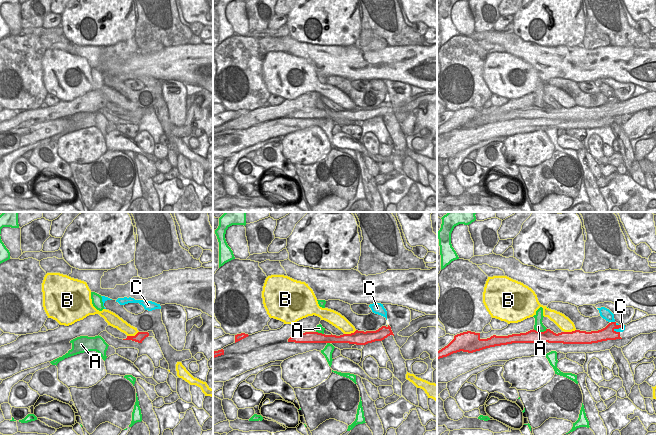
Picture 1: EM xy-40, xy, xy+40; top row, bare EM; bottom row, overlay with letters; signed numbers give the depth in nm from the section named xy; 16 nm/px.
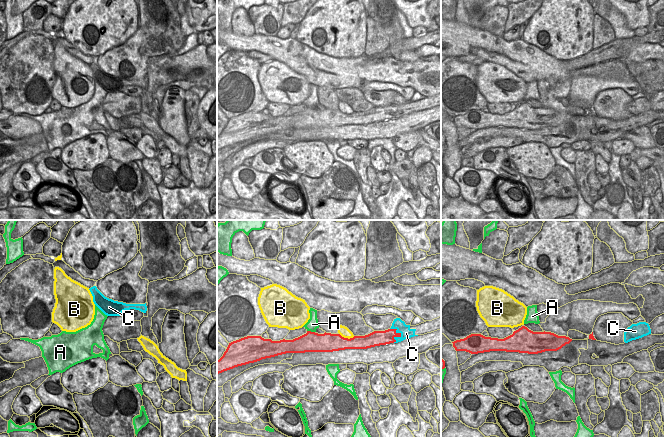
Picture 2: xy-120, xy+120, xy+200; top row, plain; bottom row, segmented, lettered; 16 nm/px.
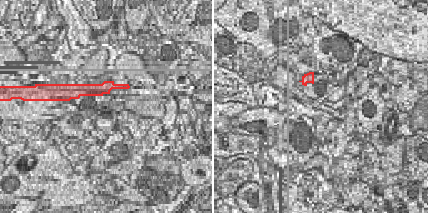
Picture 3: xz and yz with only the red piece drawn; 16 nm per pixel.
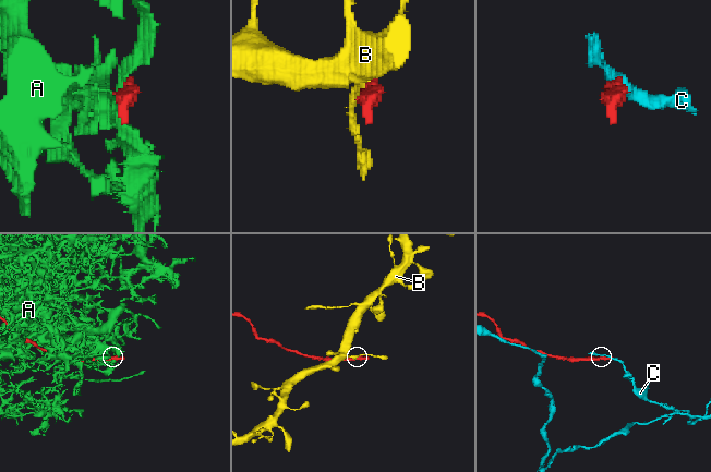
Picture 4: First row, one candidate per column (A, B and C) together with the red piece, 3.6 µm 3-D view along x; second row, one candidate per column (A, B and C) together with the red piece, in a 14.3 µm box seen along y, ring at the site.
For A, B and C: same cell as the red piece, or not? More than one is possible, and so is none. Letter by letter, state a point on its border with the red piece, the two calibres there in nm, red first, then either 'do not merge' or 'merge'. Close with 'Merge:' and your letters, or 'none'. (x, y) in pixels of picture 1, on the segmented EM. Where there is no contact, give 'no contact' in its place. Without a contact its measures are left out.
A: xy+40 (538, 331) | 220/140 nm | do not merge
B: xy (351, 333) | 220/220 nm | do not merge
C: xy+40 (615, 323) | 220/170 nm | do not merge
Merge: none

